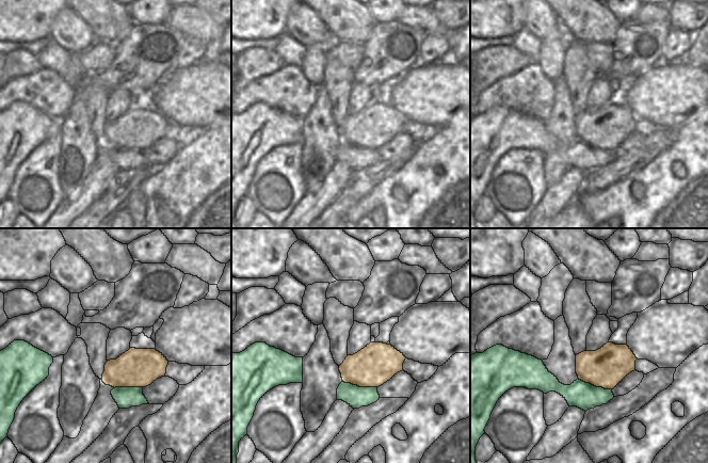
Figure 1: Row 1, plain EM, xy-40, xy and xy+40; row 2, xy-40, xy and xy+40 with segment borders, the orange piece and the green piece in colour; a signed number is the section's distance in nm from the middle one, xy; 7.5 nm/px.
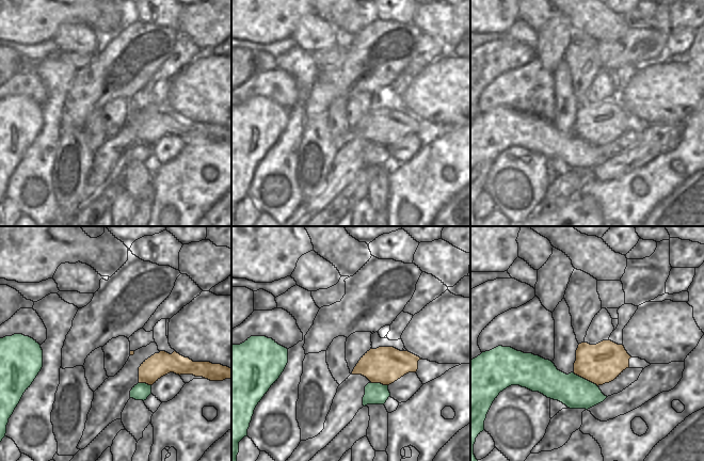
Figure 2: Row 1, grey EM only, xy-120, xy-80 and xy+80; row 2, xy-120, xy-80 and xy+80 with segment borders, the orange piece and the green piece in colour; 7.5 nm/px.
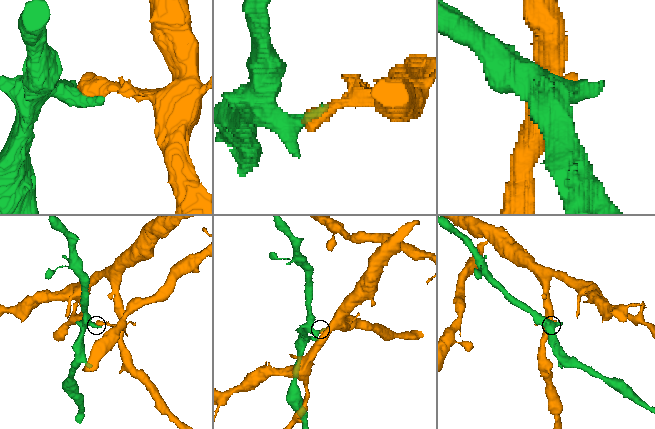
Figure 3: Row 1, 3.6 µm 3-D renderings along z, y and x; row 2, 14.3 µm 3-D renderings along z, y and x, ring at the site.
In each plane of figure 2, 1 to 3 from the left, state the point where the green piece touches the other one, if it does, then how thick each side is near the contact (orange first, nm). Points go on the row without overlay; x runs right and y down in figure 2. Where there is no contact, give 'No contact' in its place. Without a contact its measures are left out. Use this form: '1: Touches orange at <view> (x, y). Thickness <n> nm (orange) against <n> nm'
1: Touches orange at xy-120 (145, 143). Thickness 180 nm (orange) against 120 nm
2: Touches orange at xy-80 (379, 143). Thickness 280 nm (orange) against 160 nm
3: Touches orange at xy+80 (586, 140). Thickness 300 nm (orange) against 240 nm.

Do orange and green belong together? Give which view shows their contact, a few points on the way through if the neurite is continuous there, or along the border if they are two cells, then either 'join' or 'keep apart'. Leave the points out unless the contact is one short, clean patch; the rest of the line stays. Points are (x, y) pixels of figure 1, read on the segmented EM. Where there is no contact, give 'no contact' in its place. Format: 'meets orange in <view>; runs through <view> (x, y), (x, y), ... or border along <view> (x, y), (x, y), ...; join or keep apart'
meets orange in xy; join

